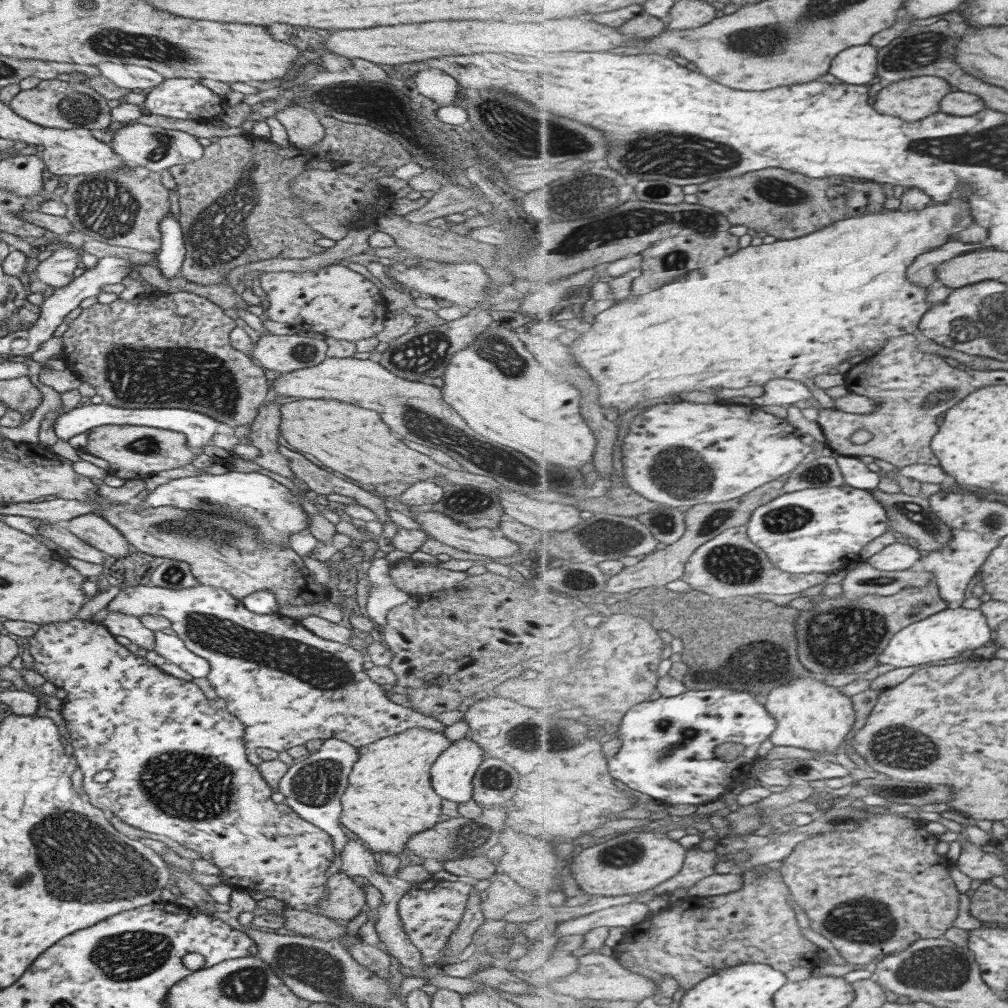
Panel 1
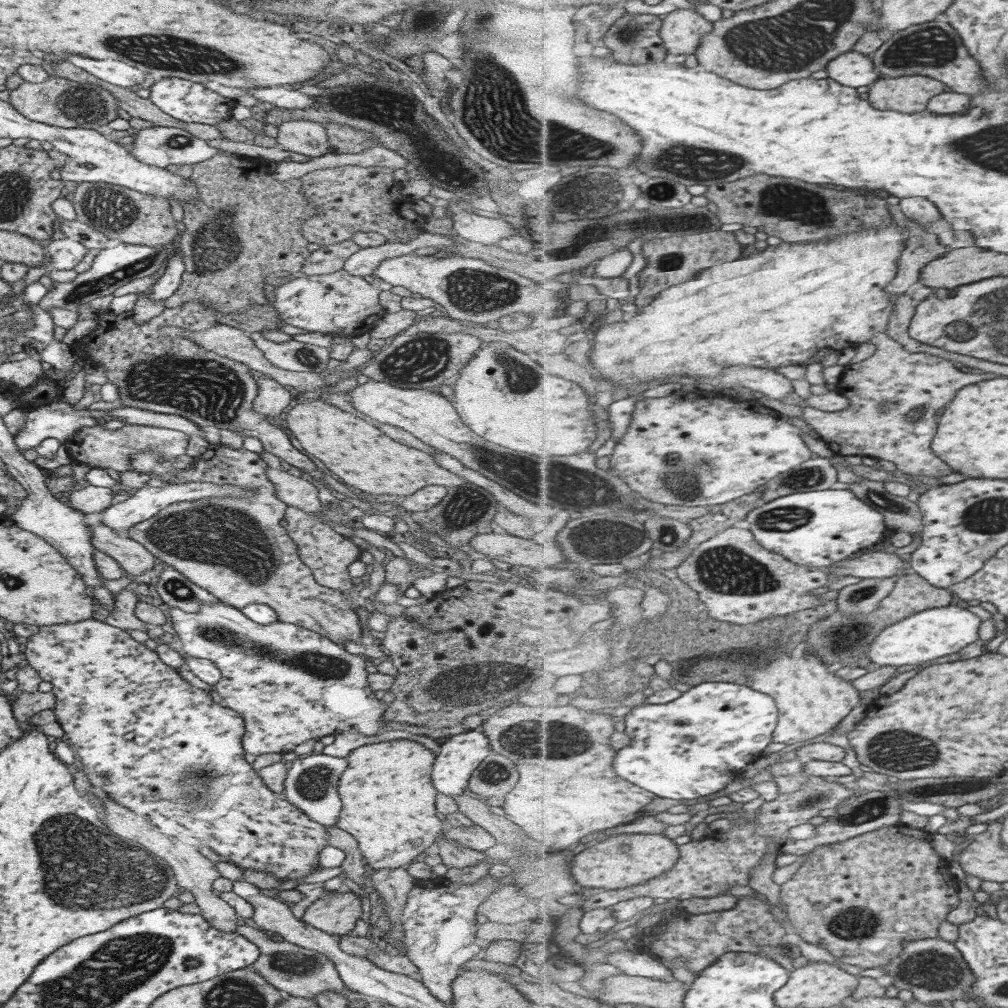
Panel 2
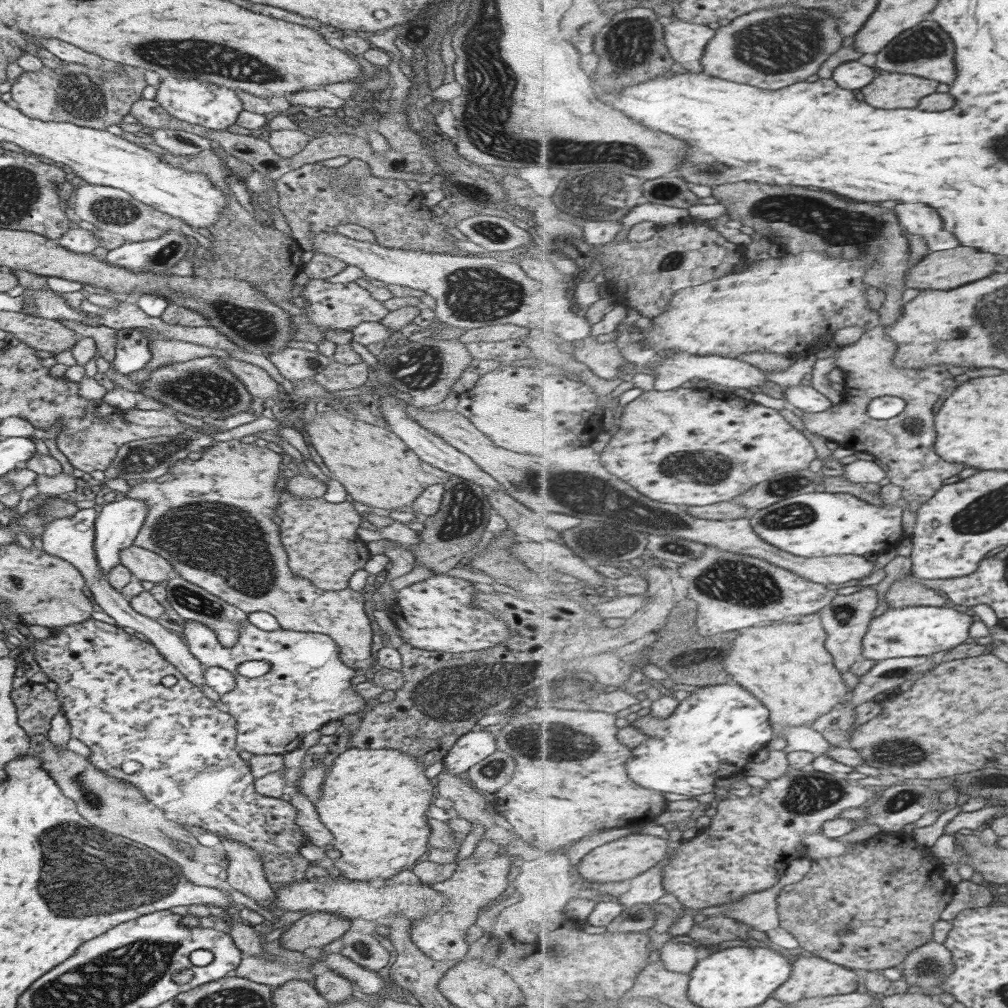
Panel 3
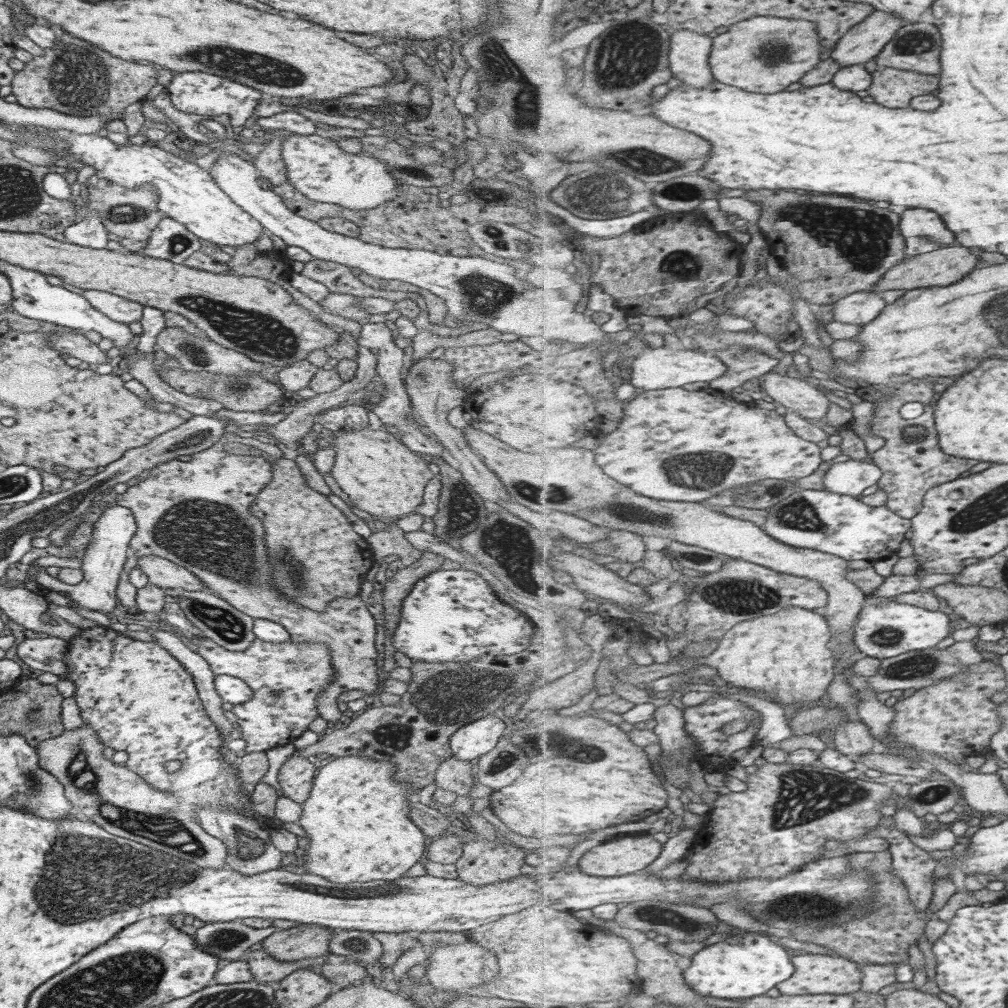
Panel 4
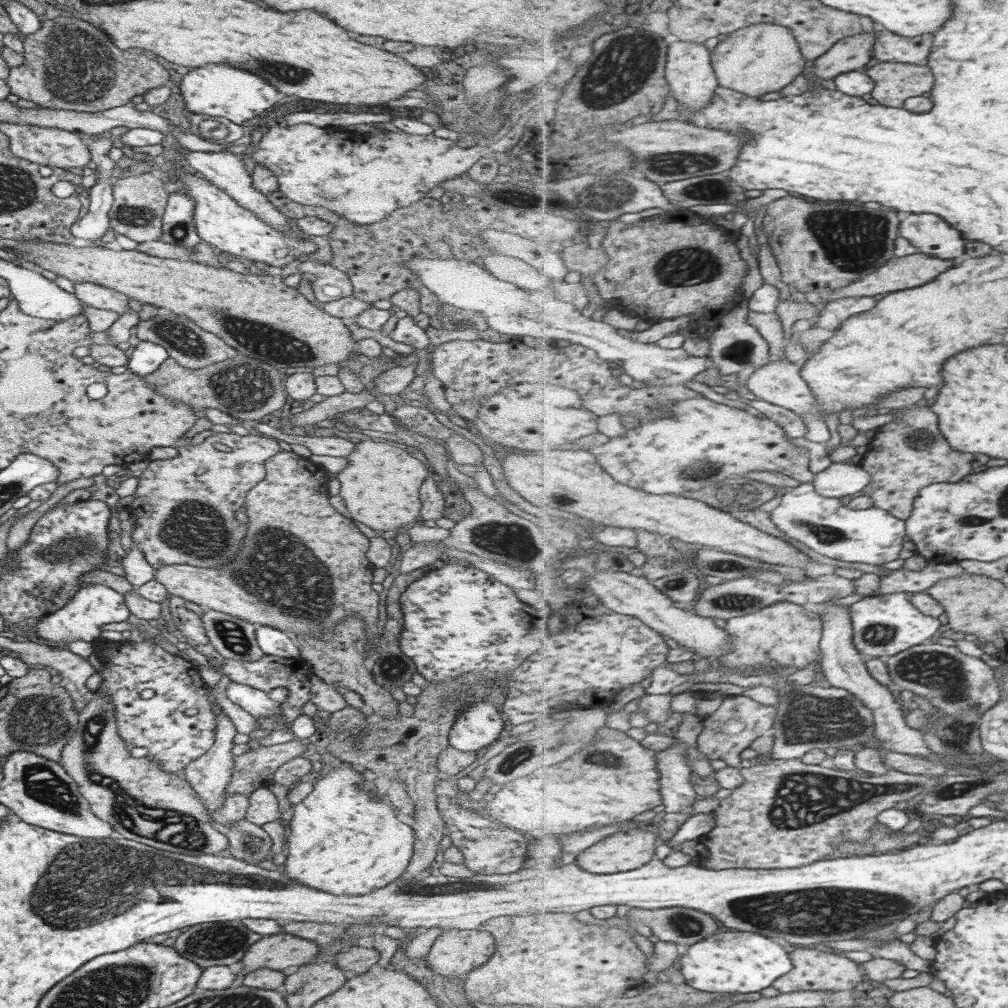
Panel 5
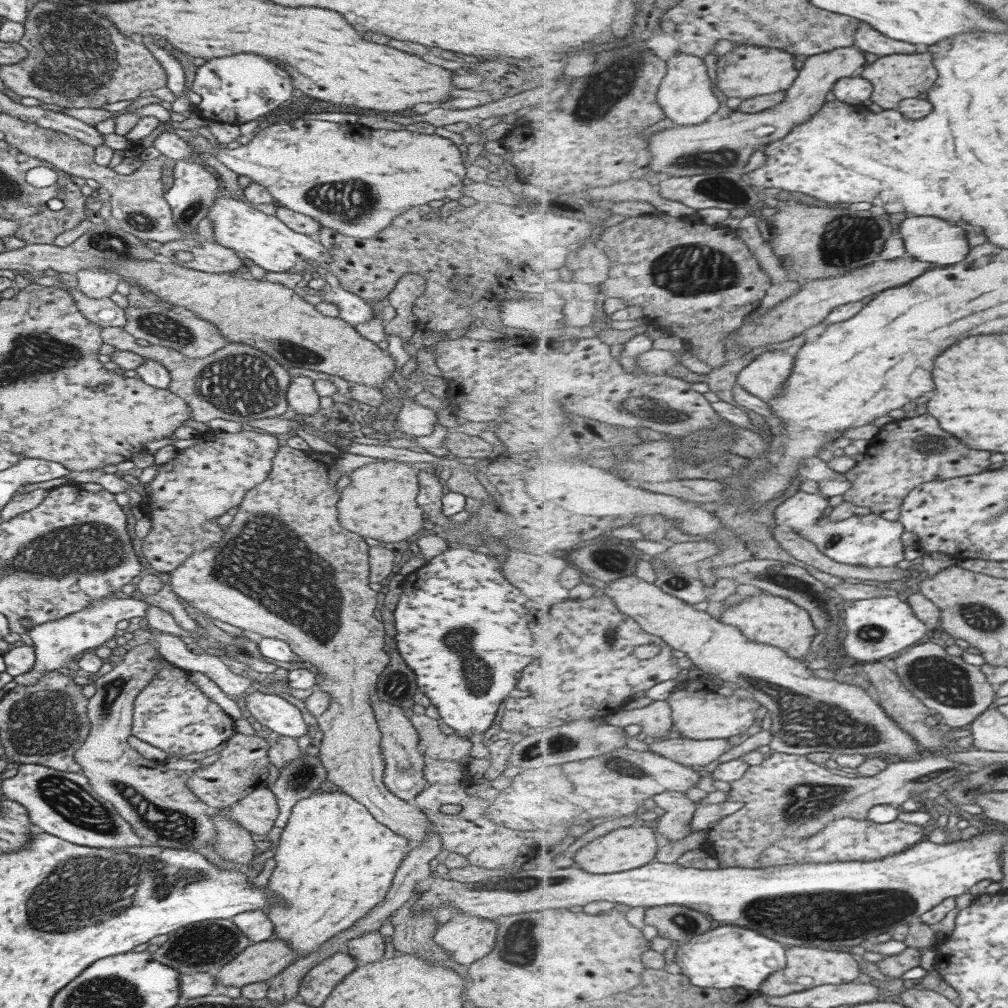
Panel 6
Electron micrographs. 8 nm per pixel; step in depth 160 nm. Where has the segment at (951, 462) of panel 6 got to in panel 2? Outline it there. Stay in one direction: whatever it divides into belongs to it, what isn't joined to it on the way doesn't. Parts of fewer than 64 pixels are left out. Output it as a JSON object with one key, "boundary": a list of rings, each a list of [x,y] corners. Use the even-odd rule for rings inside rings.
{"boundary":[[[886,333],[877,334],[871,338],[870,343],[875,346],[875,353],[870,358],[857,364],[851,364],[848,369],[843,370],[837,385],[837,391],[849,398],[849,409],[826,412],[817,410],[817,408],[805,407],[802,416],[809,428],[818,434],[835,455],[869,456],[891,461],[904,475],[910,475],[913,482],[917,484],[923,482],[917,487],[917,491],[925,492],[927,491],[927,478],[936,480],[955,473],[953,468],[942,458],[939,458],[933,449],[933,436],[938,430],[938,415],[954,401],[959,390],[969,386],[969,384],[997,378],[997,375],[969,374],[969,372],[961,372],[959,368],[955,368],[955,364],[951,360],[945,360],[941,356],[911,354],[903,348],[903,344],[899,344],[897,340],[893,340]],[[885,403],[897,403],[897,410],[893,414],[883,410]]]}

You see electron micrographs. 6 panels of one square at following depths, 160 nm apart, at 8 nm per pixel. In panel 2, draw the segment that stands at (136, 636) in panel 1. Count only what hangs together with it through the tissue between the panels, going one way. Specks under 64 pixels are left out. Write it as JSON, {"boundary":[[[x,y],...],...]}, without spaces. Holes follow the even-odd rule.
{"boundary":[[[123,589],[114,598],[114,607],[111,610],[104,623],[121,630],[139,630],[146,632],[146,624],[141,623],[133,614],[137,598],[133,591]]]}

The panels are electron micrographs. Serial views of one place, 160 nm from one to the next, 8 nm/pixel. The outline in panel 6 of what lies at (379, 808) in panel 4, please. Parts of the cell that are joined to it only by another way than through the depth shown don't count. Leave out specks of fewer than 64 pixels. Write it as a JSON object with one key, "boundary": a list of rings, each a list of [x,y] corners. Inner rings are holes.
{"boundary":[[[341,790],[330,792],[321,791],[320,793],[312,794],[307,798],[298,800],[292,806],[289,819],[279,837],[279,845],[276,847],[275,855],[273,856],[274,867],[267,878],[267,886],[265,886],[265,890],[269,893],[276,894],[276,900],[268,902],[268,908],[265,910],[266,918],[269,919],[273,925],[273,935],[271,938],[285,941],[285,946],[295,954],[296,959],[305,958],[307,954],[319,950],[319,946],[323,946],[325,942],[329,941],[331,937],[341,933],[342,930],[349,929],[358,918],[361,918],[368,910],[373,909],[378,902],[383,900],[383,897],[391,886],[395,870],[398,869],[400,862],[404,859],[403,851],[405,851],[406,848],[407,840],[405,840],[403,836],[399,836],[397,833],[393,833],[391,830],[385,828],[385,826],[381,826],[377,820],[371,818],[371,814],[369,814],[362,804],[353,800],[353,798]]]}

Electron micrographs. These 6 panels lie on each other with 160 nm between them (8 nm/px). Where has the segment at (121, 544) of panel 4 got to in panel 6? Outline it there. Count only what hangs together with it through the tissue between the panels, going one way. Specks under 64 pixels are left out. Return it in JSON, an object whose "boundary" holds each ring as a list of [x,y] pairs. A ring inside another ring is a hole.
{"boundary":[[[128,596],[101,597],[90,602],[83,610],[69,614],[67,618],[51,620],[47,624],[33,625],[25,635],[30,638],[34,648],[34,665],[25,674],[19,674],[12,678],[13,684],[21,686],[34,685],[45,673],[56,671],[57,668],[66,666],[72,658],[78,658],[83,653],[94,650],[99,645],[115,634],[117,622],[127,621],[133,617],[144,617],[148,602],[129,598]]]}

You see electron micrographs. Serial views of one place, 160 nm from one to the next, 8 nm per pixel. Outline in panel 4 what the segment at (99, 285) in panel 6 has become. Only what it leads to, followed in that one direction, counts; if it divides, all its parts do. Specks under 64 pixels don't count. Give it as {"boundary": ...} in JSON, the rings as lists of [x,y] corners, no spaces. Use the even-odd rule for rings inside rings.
{"boundary":[[[83,290],[81,296],[85,297],[95,310],[111,320],[128,325],[142,317],[142,304],[116,294],[99,290]]]}

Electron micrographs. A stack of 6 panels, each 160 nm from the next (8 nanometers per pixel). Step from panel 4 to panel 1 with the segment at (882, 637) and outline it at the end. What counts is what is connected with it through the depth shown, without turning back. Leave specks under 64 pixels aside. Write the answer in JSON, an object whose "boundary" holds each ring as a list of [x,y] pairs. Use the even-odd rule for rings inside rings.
{"boundary":[[[950,606],[947,610],[942,610],[901,630],[881,653],[880,661],[882,664],[905,668],[905,666],[929,664],[937,660],[960,658],[961,654],[965,654],[967,650],[975,650],[990,644],[991,638],[995,638],[993,629],[989,628],[987,616],[981,610]]]}

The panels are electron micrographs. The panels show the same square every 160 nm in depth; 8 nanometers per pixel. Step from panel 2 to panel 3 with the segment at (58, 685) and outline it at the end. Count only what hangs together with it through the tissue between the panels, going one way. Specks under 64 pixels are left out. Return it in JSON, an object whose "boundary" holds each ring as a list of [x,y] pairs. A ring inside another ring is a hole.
{"boundary":[[[91,617],[85,622],[79,622],[74,625],[64,626],[51,630],[50,636],[43,639],[36,639],[33,642],[32,656],[39,666],[40,671],[47,676],[47,680],[55,682],[57,688],[54,690],[55,696],[60,704],[60,711],[69,723],[70,738],[76,738],[89,748],[89,756],[86,758],[95,770],[111,776],[112,778],[124,780],[132,784],[153,806],[159,808],[165,814],[165,819],[172,821],[181,827],[191,826],[201,827],[205,833],[211,833],[217,837],[233,839],[239,841],[253,849],[261,859],[267,855],[293,855],[299,851],[299,848],[305,843],[305,833],[301,828],[294,824],[297,812],[295,807],[289,801],[283,799],[263,796],[254,789],[254,776],[251,774],[247,761],[241,759],[238,755],[239,749],[236,746],[236,720],[229,714],[222,712],[213,705],[213,701],[203,695],[199,688],[192,682],[189,682],[172,664],[169,664],[157,652],[157,649],[148,641],[141,641],[133,635],[127,634],[117,625],[104,624],[99,620],[93,620]],[[163,676],[173,676],[175,684],[172,686],[163,686],[161,678]],[[125,760],[135,760],[141,764],[141,769],[132,774],[125,774],[121,771],[121,764]]]}

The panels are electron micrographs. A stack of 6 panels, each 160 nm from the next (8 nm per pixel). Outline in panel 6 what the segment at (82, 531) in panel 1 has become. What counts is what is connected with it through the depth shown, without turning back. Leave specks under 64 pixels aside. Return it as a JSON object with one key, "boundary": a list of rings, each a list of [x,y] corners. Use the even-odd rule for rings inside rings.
{"boundary":[[[280,443],[278,449],[275,451],[274,457],[271,459],[271,471],[263,482],[257,484],[253,489],[246,490],[242,501],[237,506],[235,518],[231,520],[231,524],[224,527],[224,535],[220,538],[220,542],[212,544],[211,548],[202,550],[201,552],[191,553],[178,567],[175,567],[168,574],[169,586],[173,594],[176,594],[179,599],[185,600],[197,611],[203,613],[207,618],[212,618],[236,626],[249,635],[255,638],[276,638],[286,642],[289,648],[300,658],[300,661],[309,663],[317,667],[321,675],[315,674],[315,683],[312,688],[323,691],[329,698],[329,706],[316,717],[316,724],[322,732],[322,739],[318,748],[320,763],[327,770],[327,780],[332,782],[345,794],[348,794],[353,800],[362,804],[365,809],[377,820],[381,822],[385,828],[403,836],[407,840],[407,847],[415,850],[419,844],[423,844],[427,840],[429,833],[434,831],[434,824],[427,820],[427,816],[419,811],[412,801],[403,801],[391,794],[387,787],[383,784],[382,774],[384,771],[384,762],[382,754],[380,753],[380,732],[377,728],[377,723],[372,711],[372,704],[375,700],[376,682],[379,673],[382,672],[383,667],[388,663],[388,656],[383,650],[384,640],[384,624],[375,620],[373,615],[375,611],[375,604],[377,604],[377,592],[369,589],[368,579],[368,546],[364,538],[358,534],[331,534],[331,532],[341,532],[341,526],[337,522],[337,510],[335,504],[340,497],[340,494],[335,491],[335,484],[341,476],[348,476],[348,473],[339,473],[335,471],[335,461],[339,457],[339,451],[334,451],[332,454],[326,454],[318,451],[301,451],[290,447],[286,444]],[[227,528],[227,530],[225,530]],[[293,556],[315,556],[315,558],[293,558]],[[285,566],[285,576],[277,576]],[[309,572],[321,572],[321,574],[309,574]],[[303,580],[303,586],[299,586]],[[335,586],[335,587],[334,587]],[[339,592],[339,593],[338,593]]]}

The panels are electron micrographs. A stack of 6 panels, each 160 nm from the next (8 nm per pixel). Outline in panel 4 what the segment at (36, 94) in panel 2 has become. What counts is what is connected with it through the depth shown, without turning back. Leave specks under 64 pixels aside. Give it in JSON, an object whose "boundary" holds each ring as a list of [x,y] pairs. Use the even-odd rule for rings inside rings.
{"boundary":[[[61,34],[56,38],[55,46],[43,48],[43,55],[33,56],[23,64],[22,70],[14,73],[10,82],[10,94],[15,96],[16,103],[25,108],[49,108],[73,116],[93,116],[94,114],[120,114],[126,106],[133,102],[142,102],[147,92],[155,86],[156,71],[151,63],[131,62],[111,56],[83,40],[77,40],[69,34]]]}

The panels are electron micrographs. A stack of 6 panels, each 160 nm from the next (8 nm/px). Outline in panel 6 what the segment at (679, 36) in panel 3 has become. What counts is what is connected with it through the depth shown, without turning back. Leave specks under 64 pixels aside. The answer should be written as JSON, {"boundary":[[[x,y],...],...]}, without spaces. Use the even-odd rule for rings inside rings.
{"boundary":[[[677,52],[668,58],[668,71],[658,92],[658,103],[664,108],[667,118],[674,124],[691,126],[703,124],[709,116],[713,116],[721,102],[715,96],[713,82],[707,74],[707,66],[703,58],[694,54]]]}

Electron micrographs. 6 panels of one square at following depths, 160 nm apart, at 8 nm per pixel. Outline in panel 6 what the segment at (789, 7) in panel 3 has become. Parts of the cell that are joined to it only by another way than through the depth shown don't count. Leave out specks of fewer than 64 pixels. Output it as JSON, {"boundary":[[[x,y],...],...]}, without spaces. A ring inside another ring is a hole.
{"boundary":[[[738,43],[731,52],[720,56],[715,66],[719,90],[726,97],[740,99],[787,91],[800,75],[800,65],[794,54],[780,48],[745,43]]]}

